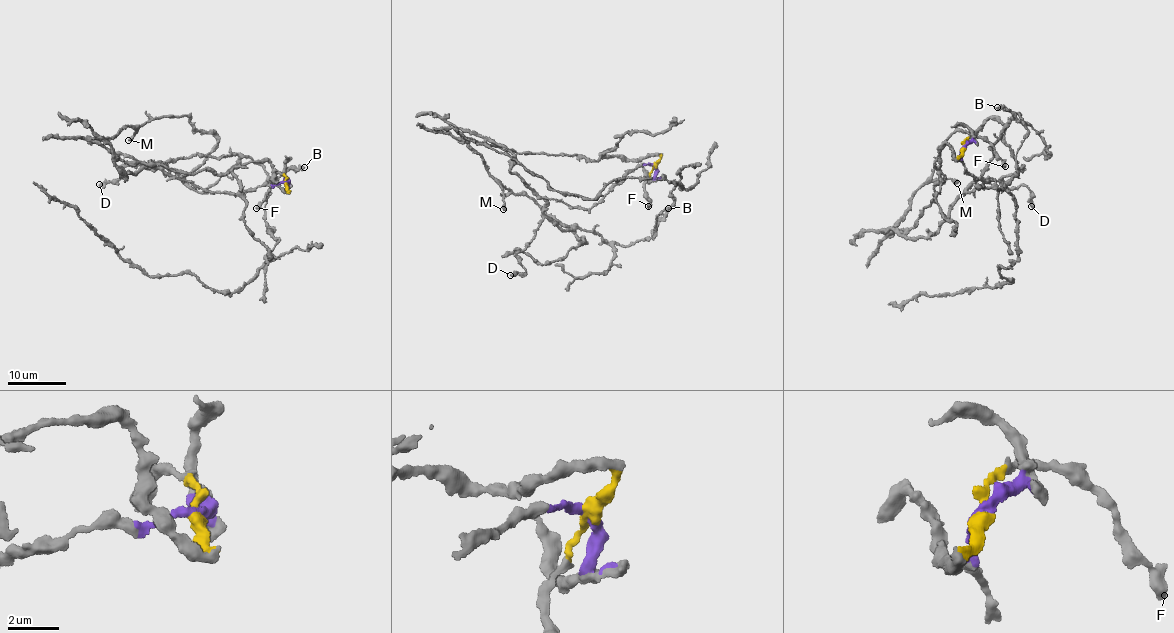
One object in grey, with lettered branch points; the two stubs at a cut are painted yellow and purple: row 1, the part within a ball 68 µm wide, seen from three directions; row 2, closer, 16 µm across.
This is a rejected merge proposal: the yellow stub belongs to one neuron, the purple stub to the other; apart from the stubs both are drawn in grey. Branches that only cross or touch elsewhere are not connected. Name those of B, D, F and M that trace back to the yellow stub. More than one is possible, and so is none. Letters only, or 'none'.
F, M

